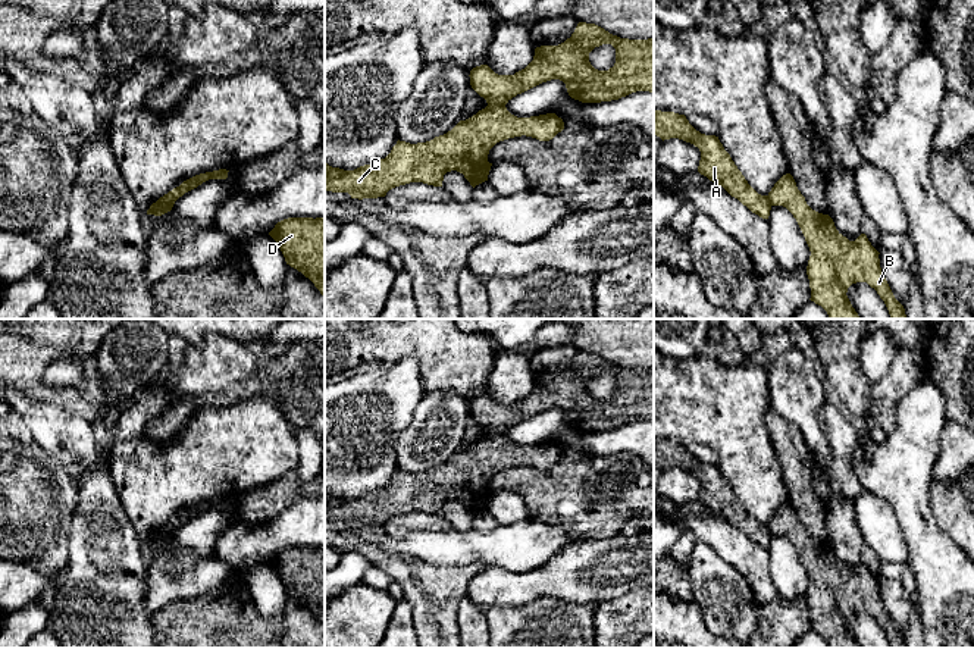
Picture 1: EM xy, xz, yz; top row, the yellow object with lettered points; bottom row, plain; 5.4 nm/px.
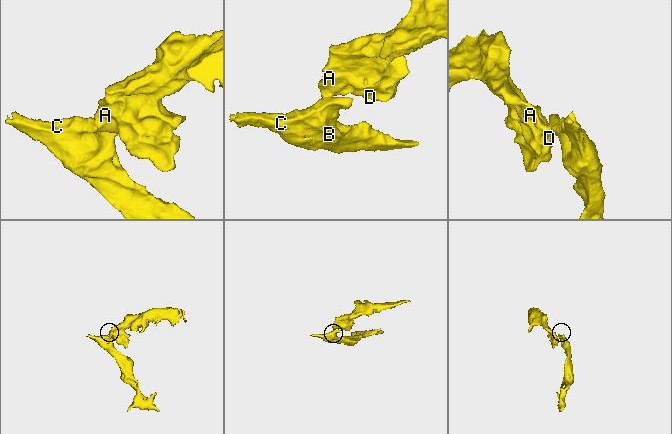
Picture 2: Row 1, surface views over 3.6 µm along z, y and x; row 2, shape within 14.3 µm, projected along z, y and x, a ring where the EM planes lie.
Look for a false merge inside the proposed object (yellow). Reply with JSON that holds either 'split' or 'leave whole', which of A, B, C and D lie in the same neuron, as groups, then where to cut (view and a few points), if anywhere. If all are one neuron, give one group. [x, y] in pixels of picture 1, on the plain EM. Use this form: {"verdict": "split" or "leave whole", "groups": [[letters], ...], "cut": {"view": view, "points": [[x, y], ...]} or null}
{"verdict": "split", "groups": [["A", "D"], ["B", "C"]], "cut": {"view": "xy", "points": [[157, 529], [174, 531]]}}

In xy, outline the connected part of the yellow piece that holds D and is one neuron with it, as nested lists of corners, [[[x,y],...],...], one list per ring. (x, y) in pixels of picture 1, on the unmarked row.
[[[288,547],[278,551],[269,564],[286,594],[309,607],[325,626],[325,547]]]

